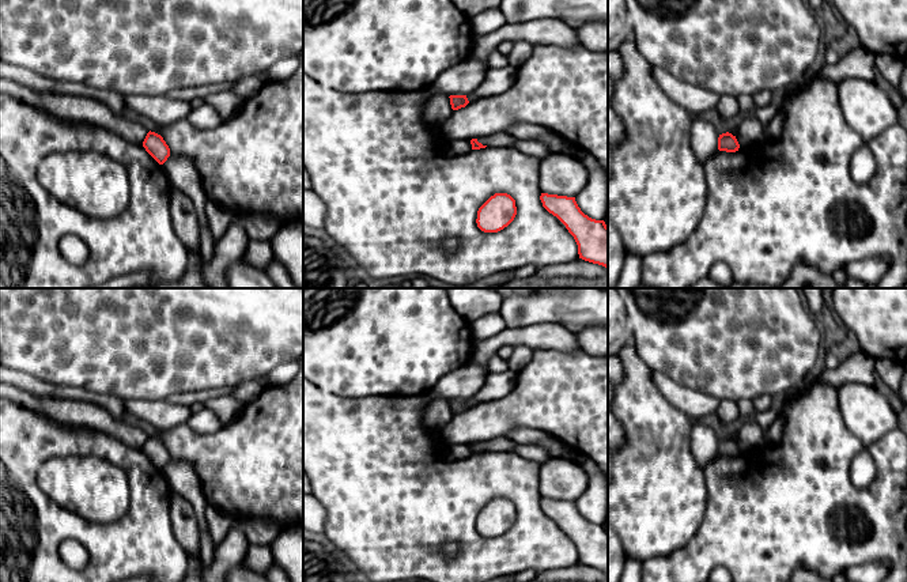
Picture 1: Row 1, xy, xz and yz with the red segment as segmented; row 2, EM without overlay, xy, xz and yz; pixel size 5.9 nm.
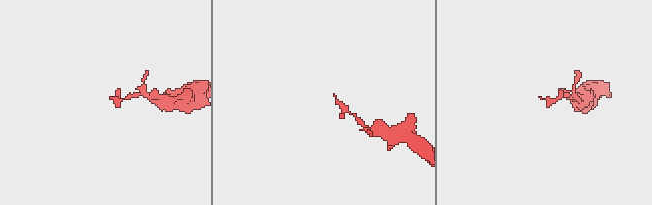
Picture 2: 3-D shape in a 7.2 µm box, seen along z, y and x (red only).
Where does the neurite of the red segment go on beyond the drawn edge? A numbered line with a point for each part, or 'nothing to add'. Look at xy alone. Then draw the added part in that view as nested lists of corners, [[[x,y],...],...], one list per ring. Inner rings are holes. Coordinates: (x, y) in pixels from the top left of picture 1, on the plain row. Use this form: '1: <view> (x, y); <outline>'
nothing to add

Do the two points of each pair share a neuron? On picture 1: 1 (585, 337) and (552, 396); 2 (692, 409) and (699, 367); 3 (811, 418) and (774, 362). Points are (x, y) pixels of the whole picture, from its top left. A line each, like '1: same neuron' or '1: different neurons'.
1: different neurons
2: different neurons
3: different neurons

